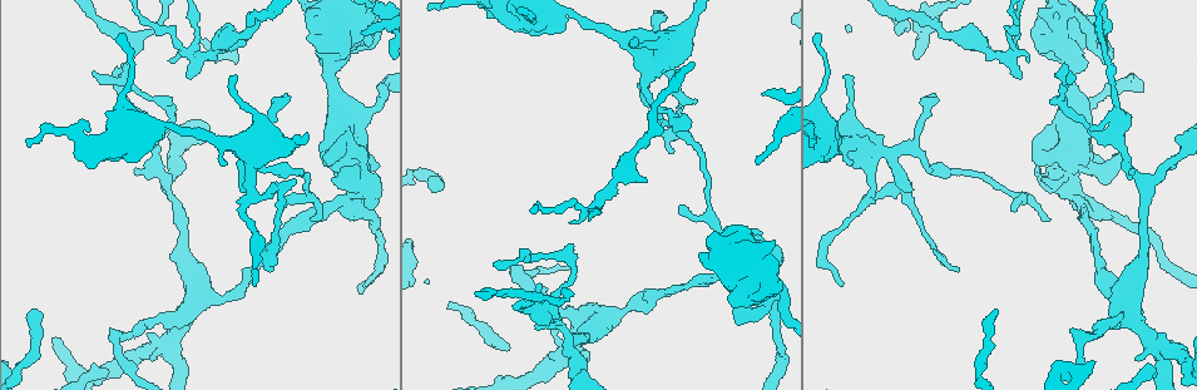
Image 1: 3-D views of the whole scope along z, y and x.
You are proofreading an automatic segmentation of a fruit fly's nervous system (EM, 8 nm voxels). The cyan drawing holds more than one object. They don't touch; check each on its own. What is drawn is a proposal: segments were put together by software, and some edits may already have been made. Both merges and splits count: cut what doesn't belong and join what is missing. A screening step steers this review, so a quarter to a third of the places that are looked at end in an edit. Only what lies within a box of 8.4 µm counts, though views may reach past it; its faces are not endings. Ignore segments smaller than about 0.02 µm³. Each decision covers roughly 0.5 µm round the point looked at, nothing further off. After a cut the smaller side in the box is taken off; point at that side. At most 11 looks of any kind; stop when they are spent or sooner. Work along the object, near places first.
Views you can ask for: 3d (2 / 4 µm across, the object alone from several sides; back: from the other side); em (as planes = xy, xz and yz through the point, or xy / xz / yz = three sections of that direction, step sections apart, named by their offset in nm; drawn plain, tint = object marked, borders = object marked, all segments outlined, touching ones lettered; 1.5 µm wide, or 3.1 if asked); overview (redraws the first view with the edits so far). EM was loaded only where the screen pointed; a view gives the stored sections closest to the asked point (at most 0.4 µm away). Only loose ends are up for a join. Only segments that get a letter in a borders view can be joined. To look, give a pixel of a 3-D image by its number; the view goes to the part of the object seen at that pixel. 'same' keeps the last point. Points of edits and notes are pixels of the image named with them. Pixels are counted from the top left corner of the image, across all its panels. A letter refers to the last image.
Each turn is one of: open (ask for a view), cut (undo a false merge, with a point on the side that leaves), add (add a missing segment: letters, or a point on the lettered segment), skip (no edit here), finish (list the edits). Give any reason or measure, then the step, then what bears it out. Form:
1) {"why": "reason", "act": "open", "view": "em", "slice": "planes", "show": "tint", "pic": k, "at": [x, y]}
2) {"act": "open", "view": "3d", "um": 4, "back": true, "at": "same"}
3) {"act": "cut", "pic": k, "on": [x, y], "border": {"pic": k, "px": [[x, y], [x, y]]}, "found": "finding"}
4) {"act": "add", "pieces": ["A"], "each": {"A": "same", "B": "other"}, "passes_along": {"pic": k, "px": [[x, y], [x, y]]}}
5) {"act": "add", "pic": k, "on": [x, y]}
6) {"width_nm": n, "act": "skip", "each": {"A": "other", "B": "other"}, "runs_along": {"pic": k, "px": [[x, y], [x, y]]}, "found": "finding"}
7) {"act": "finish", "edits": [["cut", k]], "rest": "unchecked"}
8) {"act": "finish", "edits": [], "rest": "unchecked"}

{"act": "open", "view": "em", "slice": "xz", "step": 4, "show": "tint", "pic": 1, "at": [853, 145]}

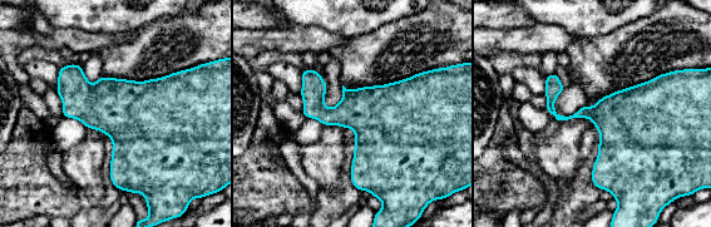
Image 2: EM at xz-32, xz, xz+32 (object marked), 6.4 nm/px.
{"act": "open", "view": "em", "slice": "planes", "show": "borders", "at": "same"}

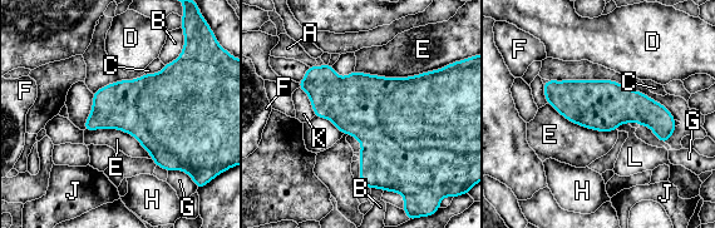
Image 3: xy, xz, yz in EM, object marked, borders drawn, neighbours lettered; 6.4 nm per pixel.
{"width_nm": 320, "longest_contact_nm": ["E", 550], "act": "skip", "each": {"A": "other", "B": "other", "C": "other", "D": "other", "E": "other", "F": "other", "G": "other", "H": "other", "J": "other", "K": "other", "L": "other"}, "found": "one cell here"}

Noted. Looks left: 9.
{"why": "tapers out", "act": "open", "view": "3d", "um": 4, "pic": 1, "at": [288, 95]}

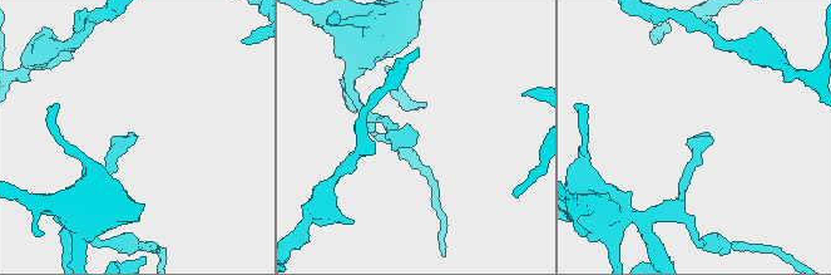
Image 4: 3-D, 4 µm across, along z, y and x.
{"act": "open", "view": "em", "slice": "planes", "show": "borders", "pic": 4, "at": [414, 146]}

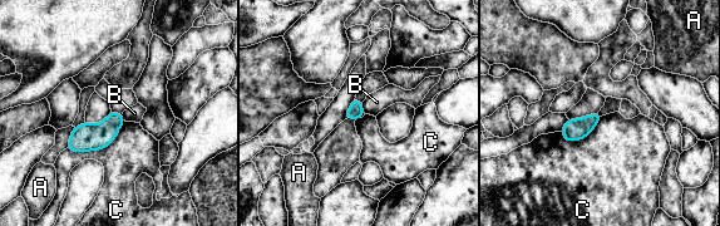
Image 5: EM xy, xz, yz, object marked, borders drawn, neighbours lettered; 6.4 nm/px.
{"width_nm": 100, "act": "skip", "each": {"A": "other", "B": "other", "C": "other"}, "found": "none of them fits"}

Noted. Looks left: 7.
{"why": "an open end", "act": "open", "view": "em", "slice": "yz", "step": 4, "show": "tint", "pic": 1, "at": [897, 33]}

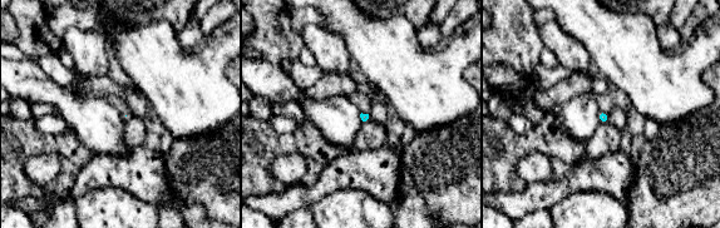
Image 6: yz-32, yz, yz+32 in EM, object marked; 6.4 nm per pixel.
{"act": "open", "view": "em", "slice": "planes", "show": "tint", "at": "same"}

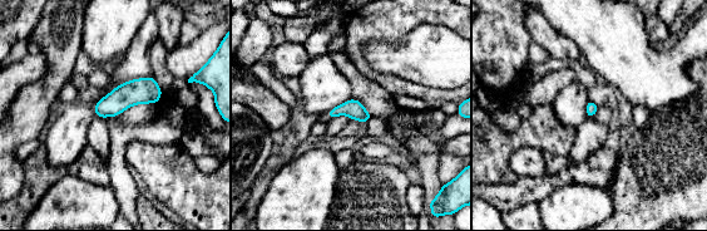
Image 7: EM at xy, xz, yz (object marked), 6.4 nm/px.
{"act": "open", "view": "em", "slice": "planes", "show": "borders", "at": "same"}

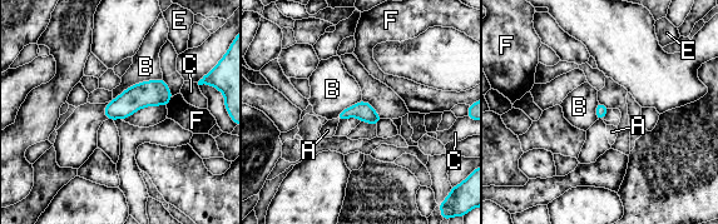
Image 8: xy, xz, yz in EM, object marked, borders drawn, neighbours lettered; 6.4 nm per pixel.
{"act": "skip", "each": {"A": "other", "B": "other", "C": "other", "E": "other", "F": "other"}, "border": {"pic": 8, "px": [[162, 78], [135, 83], [113, 99]]}, "found": "none of them fits"}

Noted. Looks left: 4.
{"why": "thin end", "act": "open", "view": "3d", "um": 4, "pic": 1, "at": [844, 284]}

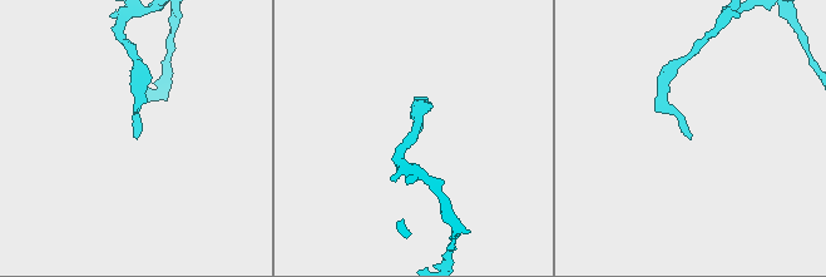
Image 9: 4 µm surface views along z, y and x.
{"act": "open", "view": "em", "slice": "planes", "show": "borders", "pic": 9, "at": [690, 138]}

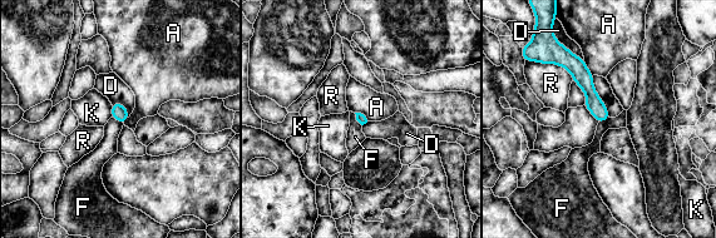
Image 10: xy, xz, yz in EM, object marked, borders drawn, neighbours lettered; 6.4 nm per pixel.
{"act": "skip", "each": {"A": "other", "D": "other", "F": "other", "K": "other", "R": "other"}, "found": "no lettered segment goes on from it"}

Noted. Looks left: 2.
{"act": "finish", "edits": [], "rest": "unchecked"}

